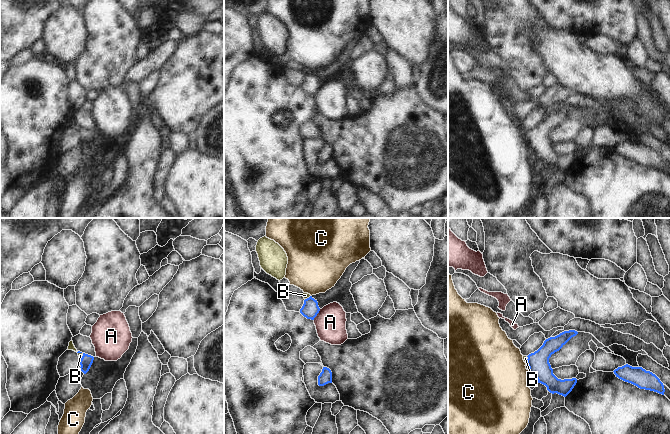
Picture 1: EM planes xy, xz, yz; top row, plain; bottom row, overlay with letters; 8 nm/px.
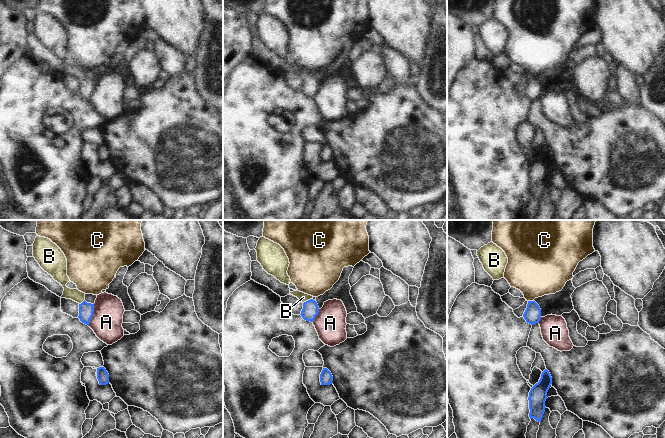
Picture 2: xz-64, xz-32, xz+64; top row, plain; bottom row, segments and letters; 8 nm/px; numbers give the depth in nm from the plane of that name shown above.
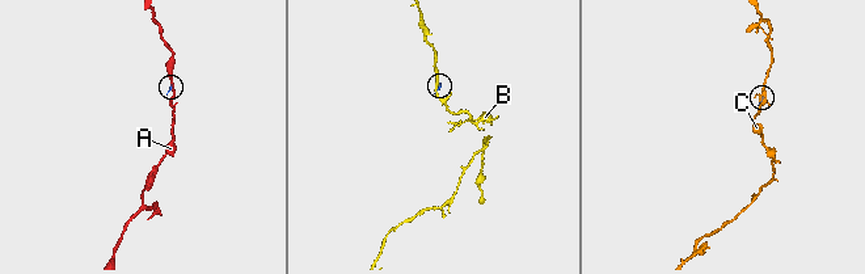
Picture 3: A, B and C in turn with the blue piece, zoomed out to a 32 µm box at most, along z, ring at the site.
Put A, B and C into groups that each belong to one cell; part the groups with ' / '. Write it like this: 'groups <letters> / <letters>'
groups A / B / C

